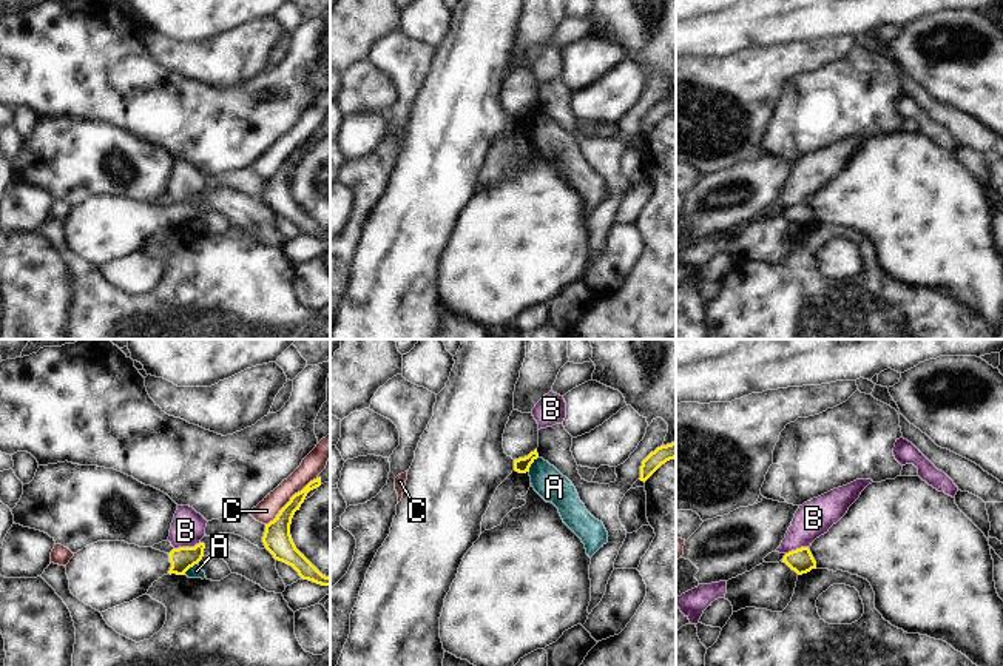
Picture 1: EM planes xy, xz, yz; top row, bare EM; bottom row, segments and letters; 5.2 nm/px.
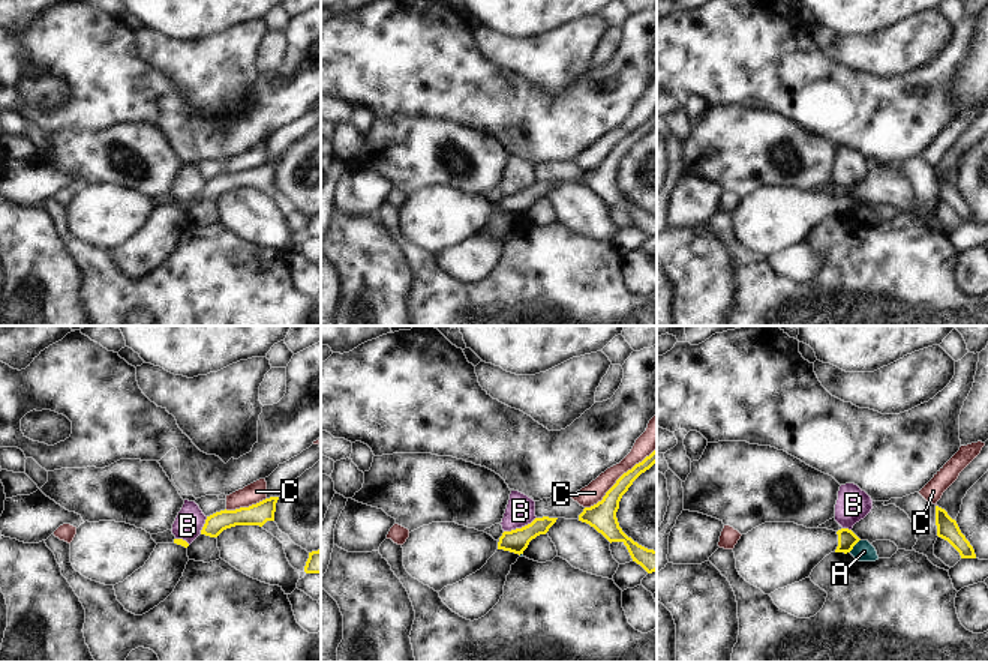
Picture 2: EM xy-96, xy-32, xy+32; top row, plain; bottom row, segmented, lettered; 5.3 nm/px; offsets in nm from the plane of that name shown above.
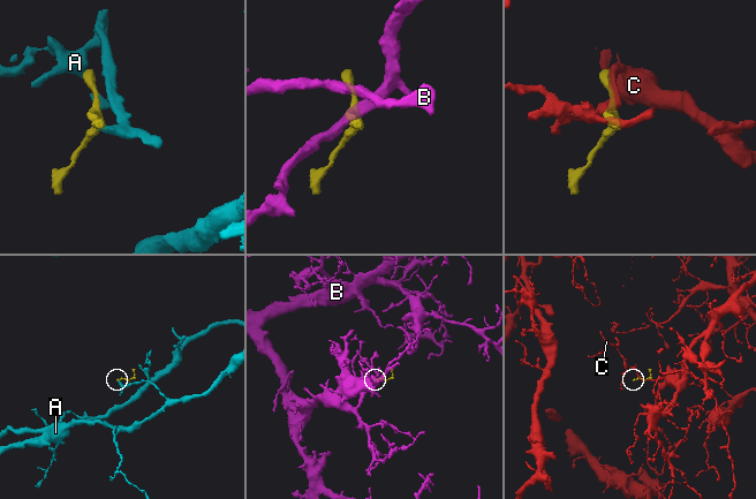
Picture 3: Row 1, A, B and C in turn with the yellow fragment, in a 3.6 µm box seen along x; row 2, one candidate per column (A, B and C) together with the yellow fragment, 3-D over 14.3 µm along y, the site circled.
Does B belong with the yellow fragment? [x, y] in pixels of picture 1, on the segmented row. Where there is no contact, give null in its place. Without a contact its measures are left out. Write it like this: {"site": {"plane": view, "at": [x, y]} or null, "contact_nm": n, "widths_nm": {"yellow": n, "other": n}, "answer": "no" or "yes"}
{"site": {"plane": "xy", "at": [187, 548]}, "contact_nm": 140, "widths_nm": {"yellow": 120, "other": 180}, "answer": "no"}

